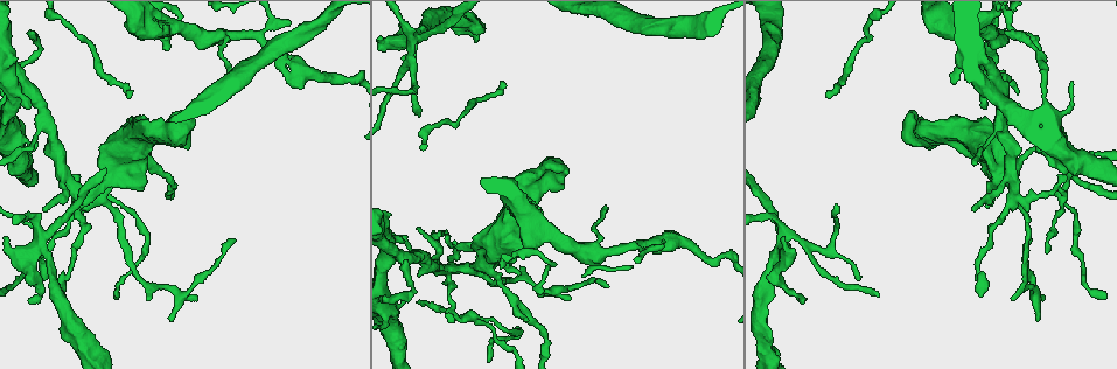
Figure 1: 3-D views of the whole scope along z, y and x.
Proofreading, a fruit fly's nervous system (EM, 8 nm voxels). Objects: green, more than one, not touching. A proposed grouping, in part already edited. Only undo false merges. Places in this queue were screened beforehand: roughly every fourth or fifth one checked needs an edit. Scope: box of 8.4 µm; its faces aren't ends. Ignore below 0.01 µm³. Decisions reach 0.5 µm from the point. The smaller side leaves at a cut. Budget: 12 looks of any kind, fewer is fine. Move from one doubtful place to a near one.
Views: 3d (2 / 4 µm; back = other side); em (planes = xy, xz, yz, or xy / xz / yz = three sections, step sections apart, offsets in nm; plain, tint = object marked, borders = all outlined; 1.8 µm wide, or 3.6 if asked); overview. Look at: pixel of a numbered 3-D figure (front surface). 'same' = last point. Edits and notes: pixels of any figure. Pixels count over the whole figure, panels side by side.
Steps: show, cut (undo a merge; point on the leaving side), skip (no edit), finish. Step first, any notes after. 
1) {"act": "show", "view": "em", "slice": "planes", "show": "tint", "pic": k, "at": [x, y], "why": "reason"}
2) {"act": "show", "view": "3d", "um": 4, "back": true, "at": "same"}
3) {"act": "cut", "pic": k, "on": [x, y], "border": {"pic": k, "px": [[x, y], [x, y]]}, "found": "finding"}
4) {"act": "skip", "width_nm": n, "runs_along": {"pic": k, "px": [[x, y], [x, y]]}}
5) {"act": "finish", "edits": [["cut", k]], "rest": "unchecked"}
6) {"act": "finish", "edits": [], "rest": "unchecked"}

{"act": "show", "view": "3d", "um": 2, "pic": 1, "at": [510, 293], "why": "abrupt turn"}

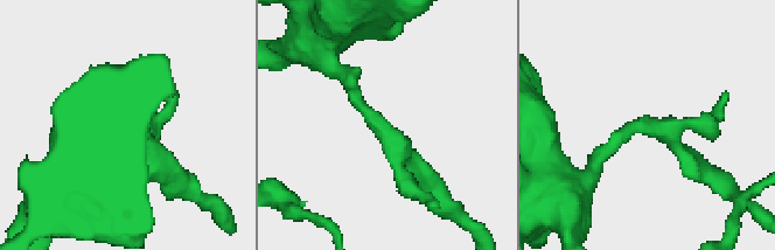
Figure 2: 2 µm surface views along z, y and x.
{"act": "show", "view": "em", "slice": "planes", "show": "tint", "pic": 2, "at": [381, 130], "why": "need the tissue"}

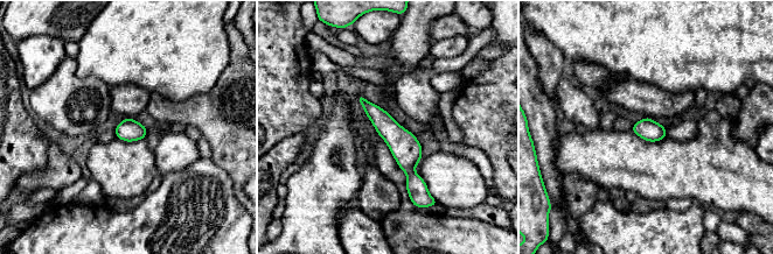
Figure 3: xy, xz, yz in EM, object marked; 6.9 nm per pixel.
{"act": "skip", "width_nm": 150, "found": "one neuron here"}

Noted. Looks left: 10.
{"act": "show", "view": "em", "slice": "planes", "show": "tint", "pic": 1, "at": [1013, 197], "why": "a narrow waist"}

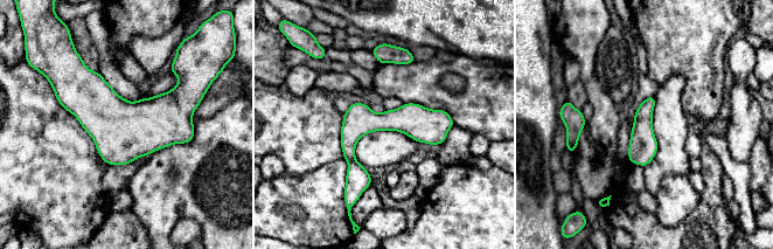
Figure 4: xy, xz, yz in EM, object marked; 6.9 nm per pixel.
{"act": "skip", "runs_along": {"pic": 4, "px": [[448, 119], [367, 122], [349, 139], [360, 189]]}, "found": "one neuron here"}

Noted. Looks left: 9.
{"act": "show", "view": "em", "slice": "xz", "step": 16, "show": "tint", "pic": 1, "at": [656, 243], "why": "abrupt turn"}

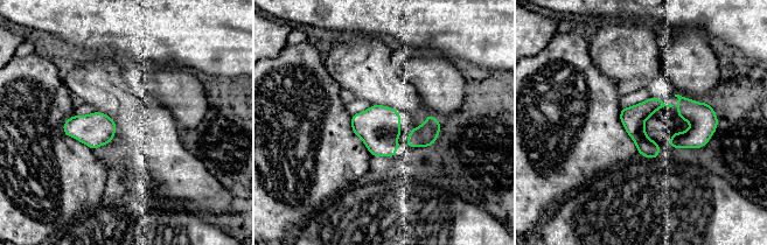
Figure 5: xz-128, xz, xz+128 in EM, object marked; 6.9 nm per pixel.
{"act": "show", "view": "em", "slice": "planes", "show": "tint", "at": "same"}

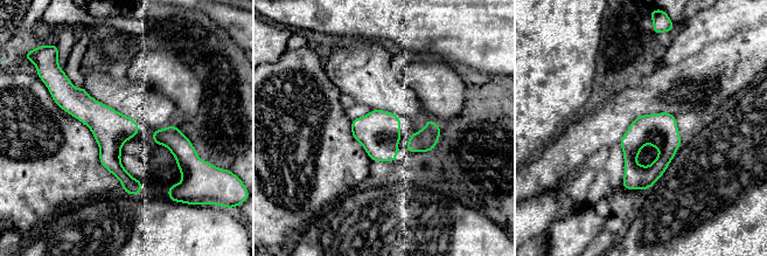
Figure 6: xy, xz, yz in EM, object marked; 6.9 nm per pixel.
{"act": "skip", "width_nm": 240, "runs_along": {"pic": 6, "px": [[63, 92], [137, 191]]}, "found": "continuous, no second neuron"}

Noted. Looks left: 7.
{"act": "show", "view": "em", "slice": "planes", "show": "plain", "pic": 1, "at": [532, 231], "why": "thick turns thin"}

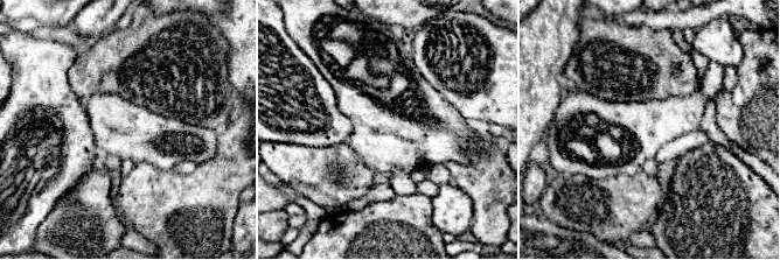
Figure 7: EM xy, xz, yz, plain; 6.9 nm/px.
{"act": "show", "view": "em", "slice": "planes", "show": "borders", "at": "same", "why": "what lies round it"}

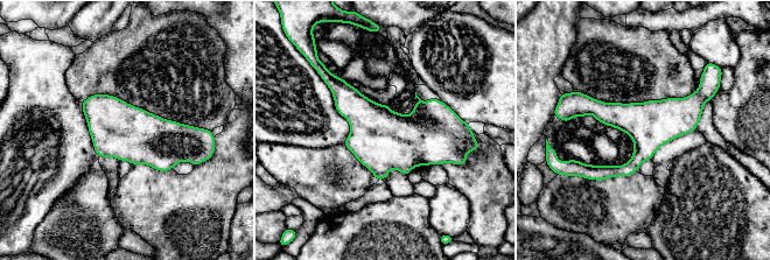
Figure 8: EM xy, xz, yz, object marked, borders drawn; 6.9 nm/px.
{"act": "skip", "runs_along": {"pic": 8, "px": [[707, 97], [683, 114], [579, 113]]}, "found": "continuous, no second neuron"}

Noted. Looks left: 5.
{"act": "show", "view": "3d", "um": 4, "back": true, "pic": 1, "at": [41, 242], "why": "two arms at a narrow angle"}

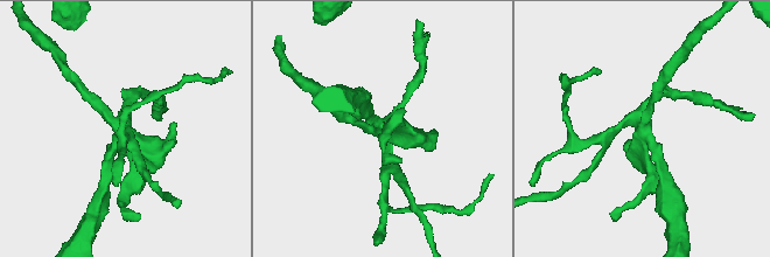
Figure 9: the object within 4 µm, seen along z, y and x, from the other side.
{"act": "show", "view": "em", "slice": "planes", "show": "tint", "pic": 9, "at": [649, 131]}

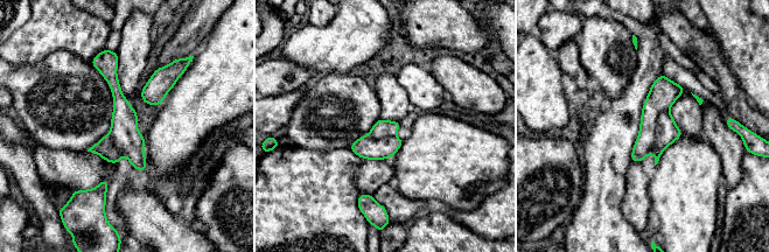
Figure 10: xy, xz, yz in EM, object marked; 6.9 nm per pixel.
{"act": "cut", "pic": 10, "on": [663, 93], "found": "two neurons meet here"}

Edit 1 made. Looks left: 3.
{"act": "finish", "edits": [["cut", 10]], "rest": "unchecked"}

